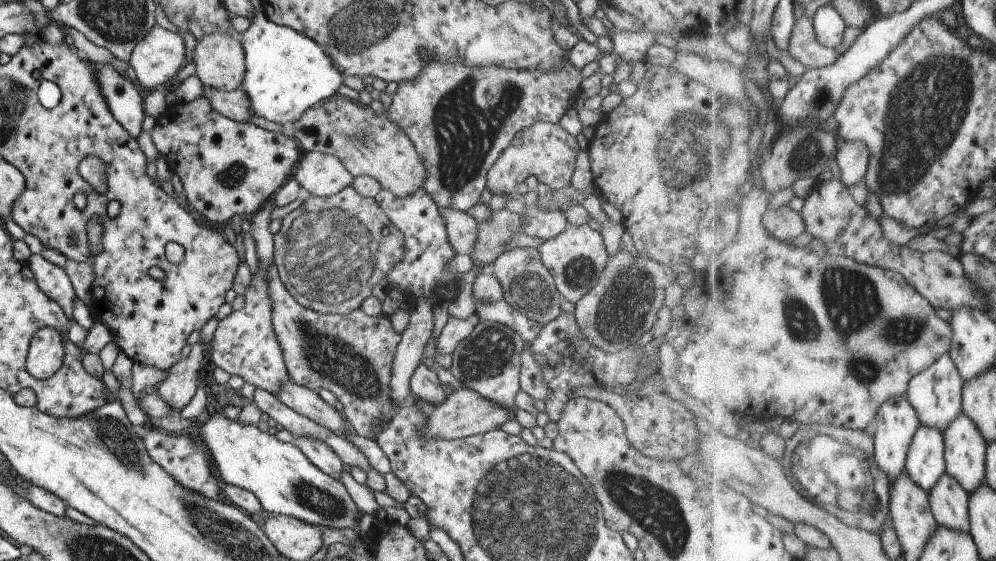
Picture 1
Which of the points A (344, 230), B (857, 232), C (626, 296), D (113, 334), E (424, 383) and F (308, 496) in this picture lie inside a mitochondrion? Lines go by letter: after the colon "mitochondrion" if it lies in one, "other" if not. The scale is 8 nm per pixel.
A: mitochondrion
B: other
C: mitochondrion
D: other
E: other
F: mitochondrion

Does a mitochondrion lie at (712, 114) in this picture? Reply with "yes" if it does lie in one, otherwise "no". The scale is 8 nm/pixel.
yes

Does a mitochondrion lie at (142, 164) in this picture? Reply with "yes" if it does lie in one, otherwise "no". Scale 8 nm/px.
no

